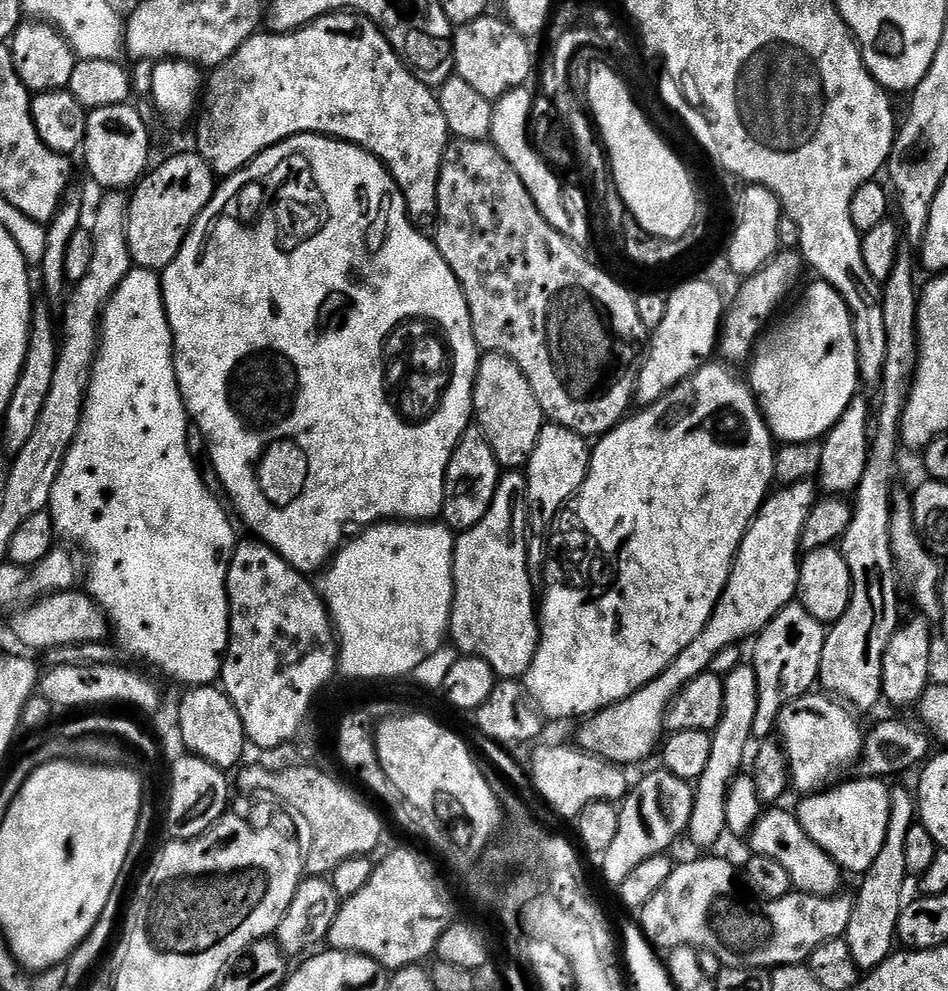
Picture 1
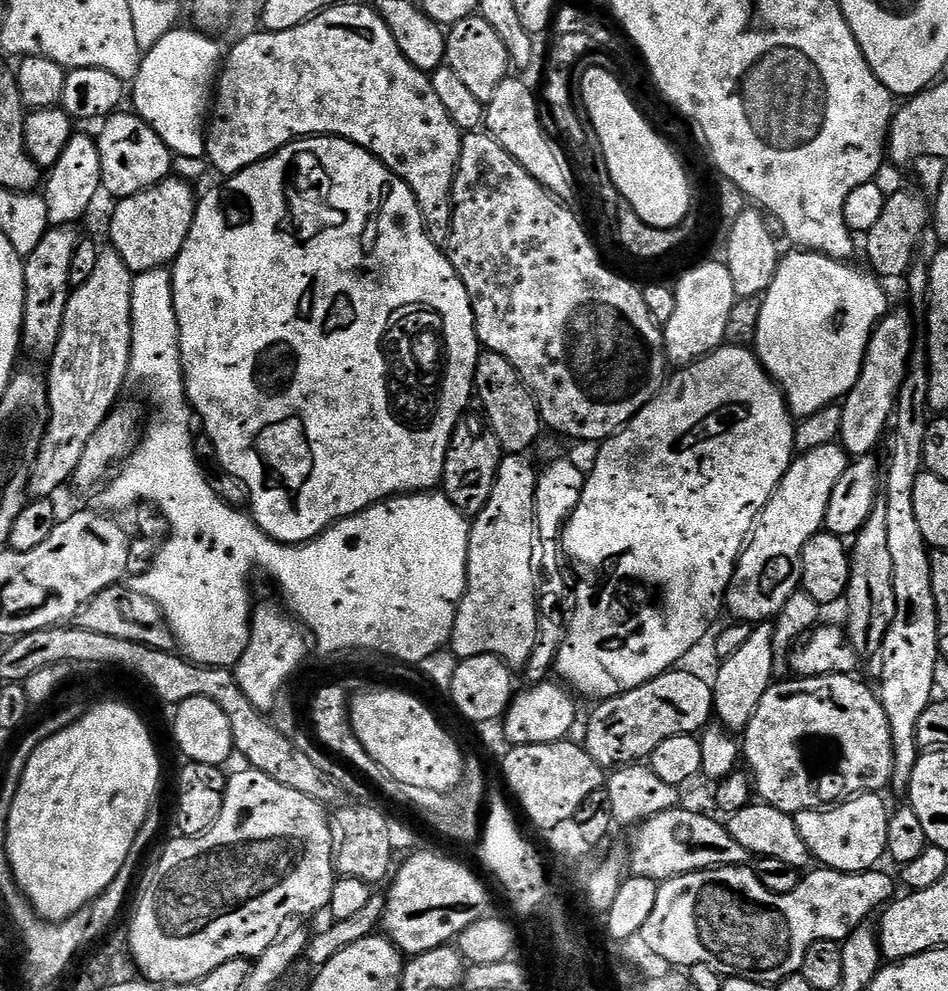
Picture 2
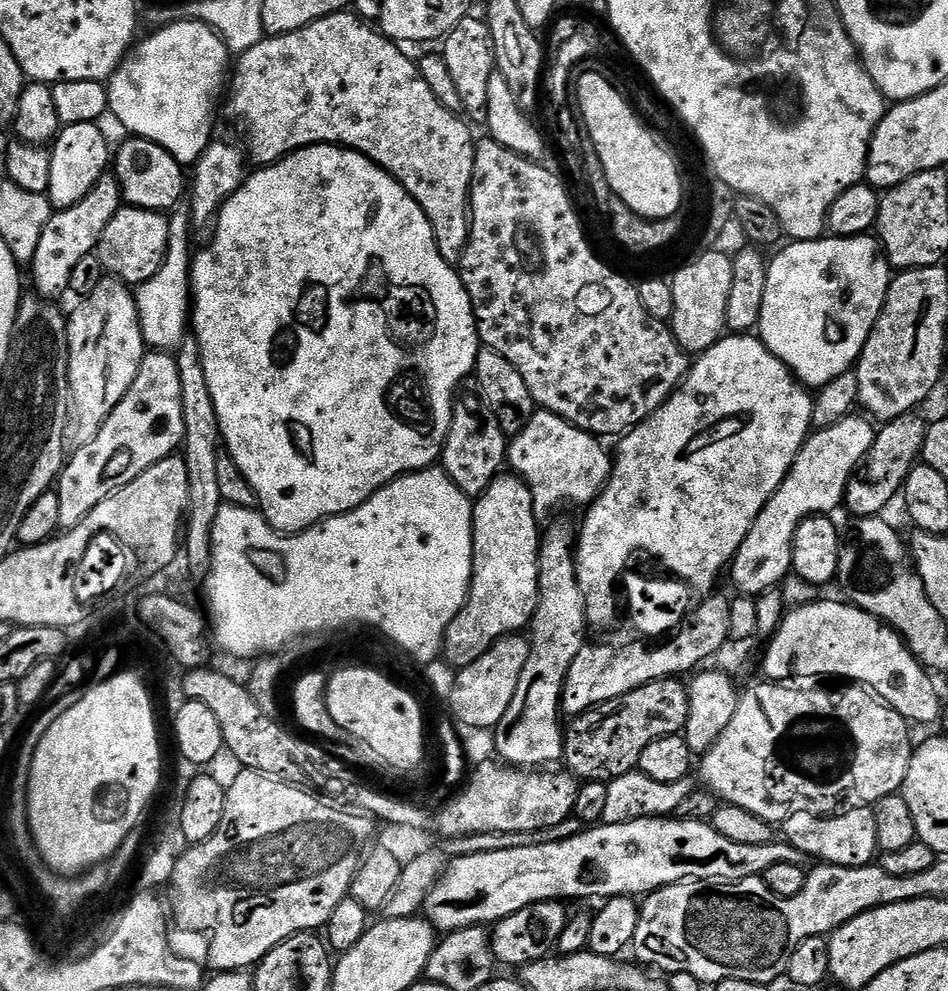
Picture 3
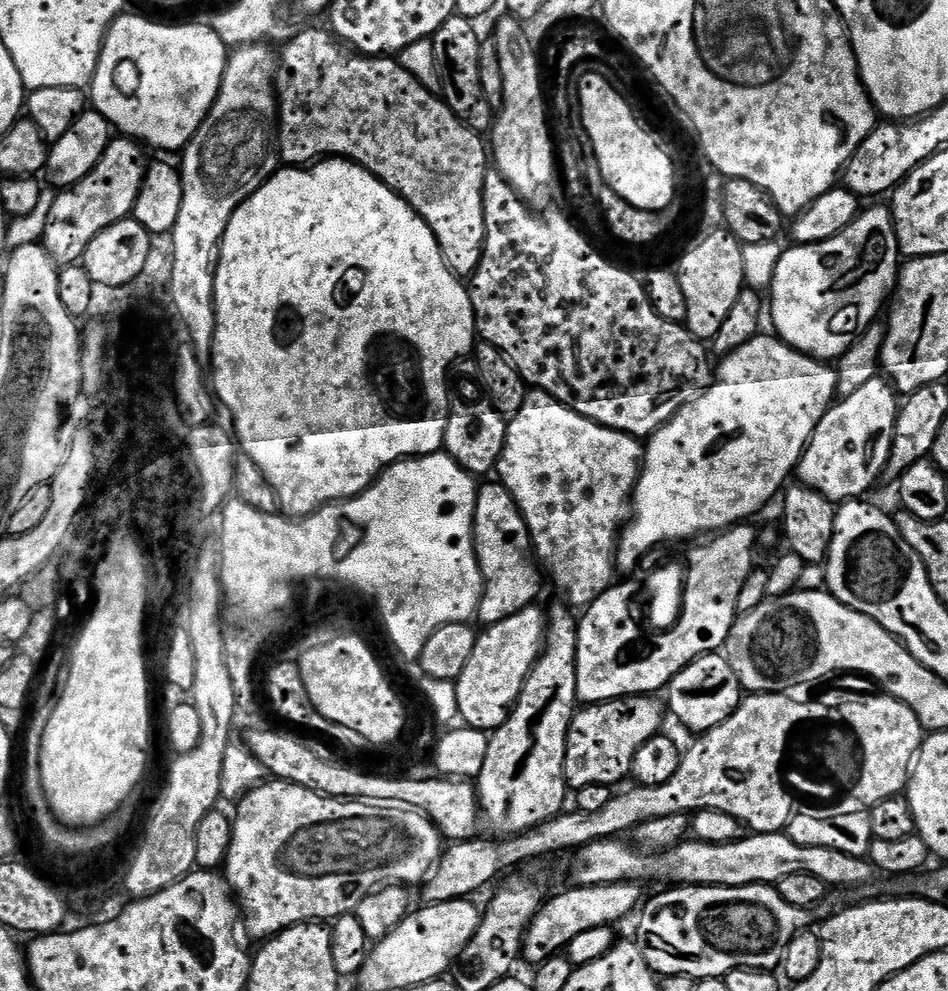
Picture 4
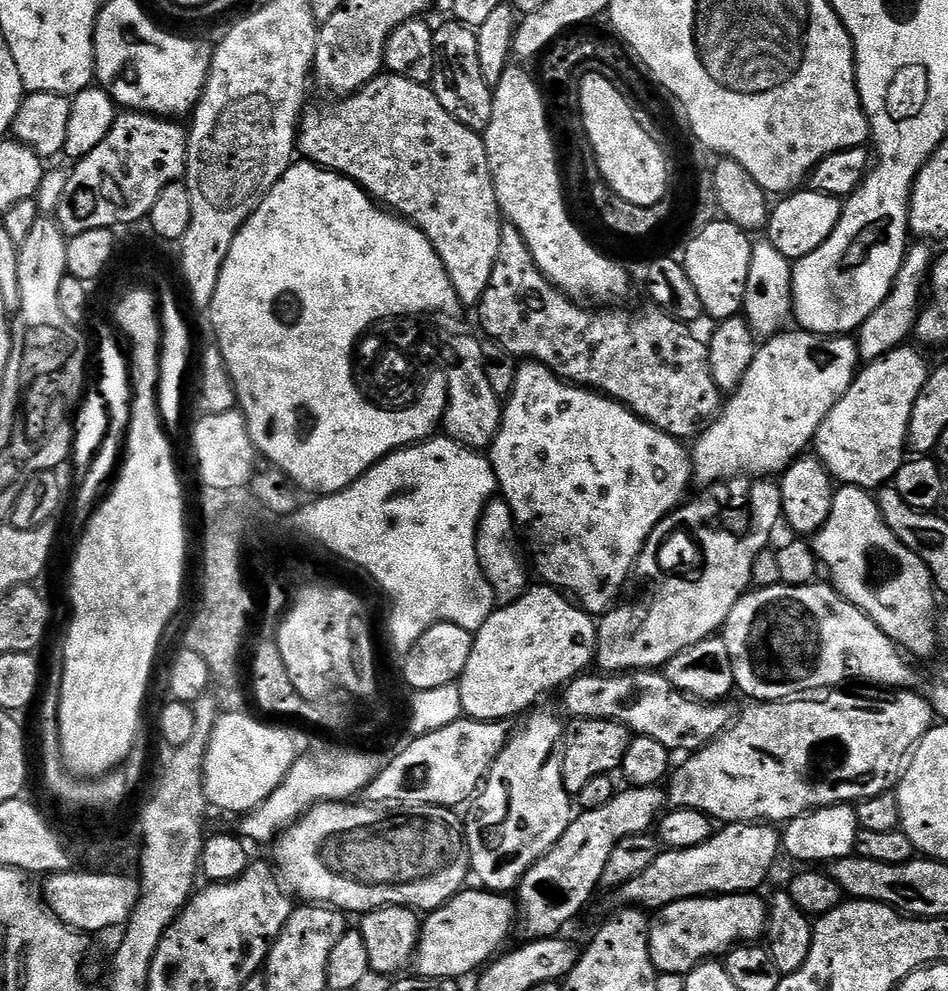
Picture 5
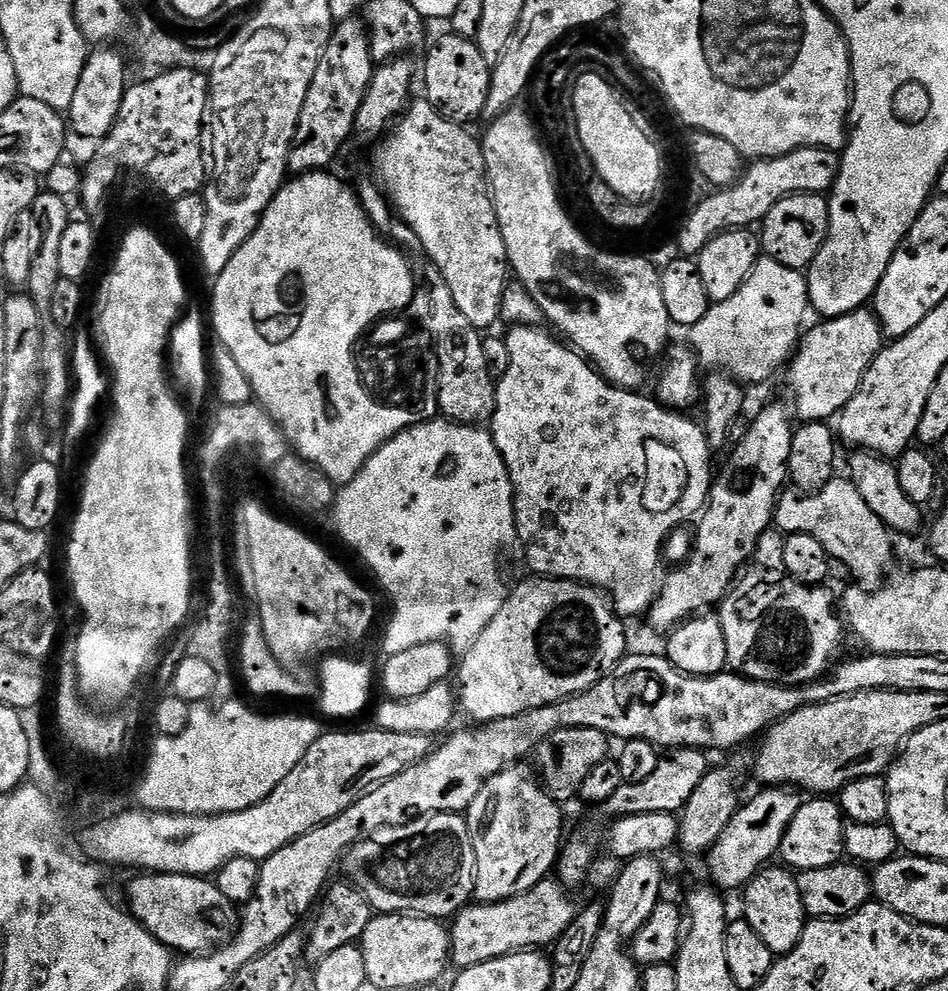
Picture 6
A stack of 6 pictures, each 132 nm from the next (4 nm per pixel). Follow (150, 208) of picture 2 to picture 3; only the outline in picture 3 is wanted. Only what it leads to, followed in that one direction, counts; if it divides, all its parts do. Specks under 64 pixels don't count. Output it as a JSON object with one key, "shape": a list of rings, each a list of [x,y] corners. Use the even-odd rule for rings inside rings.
{"shape":[[[122,206],[116,211],[114,218],[110,218],[106,230],[102,230],[102,238],[94,255],[102,262],[104,271],[109,277],[122,280],[129,286],[135,286],[158,274],[162,258],[166,258],[169,238],[168,216],[165,213]]]}

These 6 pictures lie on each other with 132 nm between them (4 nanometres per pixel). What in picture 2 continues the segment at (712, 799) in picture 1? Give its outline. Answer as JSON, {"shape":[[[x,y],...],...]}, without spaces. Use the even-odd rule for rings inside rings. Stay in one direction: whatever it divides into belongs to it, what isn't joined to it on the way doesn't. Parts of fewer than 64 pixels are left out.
{"shape":[[[761,622],[755,625],[750,638],[746,638],[746,643],[736,653],[730,654],[730,658],[719,661],[720,669],[716,672],[716,680],[711,681],[715,719],[733,734],[743,733],[744,729],[748,727],[750,718],[754,718],[754,710],[758,710],[758,702],[762,702],[762,694],[766,694],[766,690],[771,688],[774,683],[772,674],[776,670],[778,657],[772,646],[772,631],[771,623]]]}

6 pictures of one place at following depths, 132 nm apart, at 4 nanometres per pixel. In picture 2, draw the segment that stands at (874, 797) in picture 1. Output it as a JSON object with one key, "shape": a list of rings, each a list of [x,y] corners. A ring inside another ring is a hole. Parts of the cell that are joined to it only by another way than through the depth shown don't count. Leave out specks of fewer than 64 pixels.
{"shape":[[[866,792],[859,796],[851,797],[835,806],[825,807],[823,810],[795,813],[794,819],[798,826],[798,834],[806,842],[809,853],[820,859],[819,863],[836,872],[870,872],[877,867],[881,859],[885,859],[888,847],[886,846],[886,830],[890,808],[884,805],[883,795],[875,792]]]}

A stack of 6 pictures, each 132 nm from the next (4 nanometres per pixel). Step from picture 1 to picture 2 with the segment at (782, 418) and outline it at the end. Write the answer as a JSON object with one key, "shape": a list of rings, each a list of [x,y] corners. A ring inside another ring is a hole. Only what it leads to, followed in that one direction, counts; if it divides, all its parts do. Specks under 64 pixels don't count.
{"shape":[[[792,250],[789,256],[787,253],[781,259],[774,282],[770,282],[767,292],[759,301],[760,317],[756,320],[754,351],[769,376],[780,385],[793,417],[818,414],[818,410],[827,404],[843,401],[854,382],[858,382],[873,328],[880,317],[889,311],[888,296],[880,289],[881,281],[875,275],[867,271],[859,272],[852,266],[843,260],[831,260],[821,252]]]}

